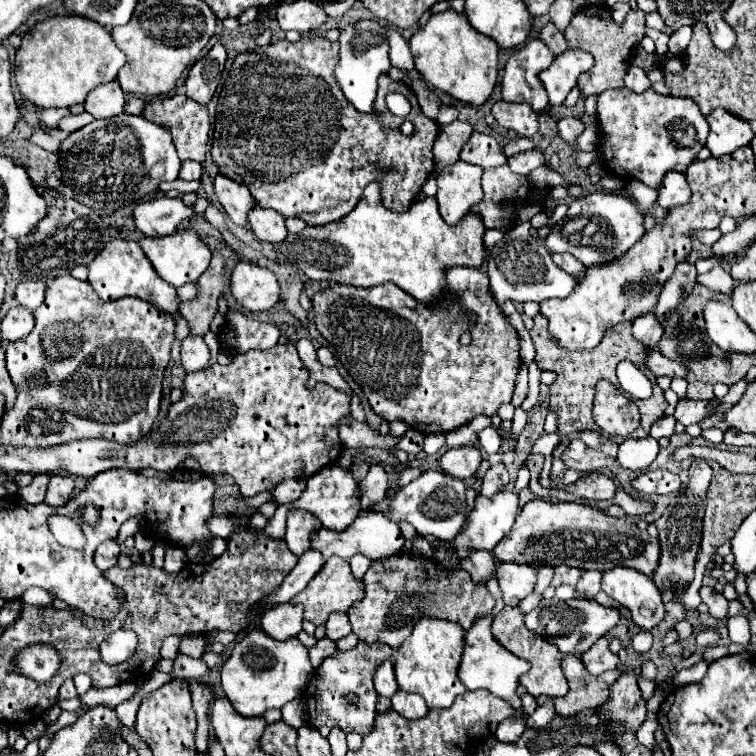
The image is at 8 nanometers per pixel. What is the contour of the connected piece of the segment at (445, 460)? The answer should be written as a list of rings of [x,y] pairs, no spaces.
[[[463,445],[457,449],[445,451],[443,457],[439,459],[439,469],[445,471],[447,475],[453,475],[459,479],[469,479],[475,475],[481,461],[483,461],[481,451],[475,445]]]

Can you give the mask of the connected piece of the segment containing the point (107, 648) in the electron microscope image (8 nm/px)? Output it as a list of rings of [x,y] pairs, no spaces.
[[[119,629],[101,643],[101,659],[107,665],[119,665],[125,659],[129,659],[129,655],[133,655],[135,647],[137,647],[137,635],[133,635],[133,631]]]

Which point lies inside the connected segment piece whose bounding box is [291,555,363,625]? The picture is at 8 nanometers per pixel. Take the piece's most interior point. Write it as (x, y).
(332, 589)

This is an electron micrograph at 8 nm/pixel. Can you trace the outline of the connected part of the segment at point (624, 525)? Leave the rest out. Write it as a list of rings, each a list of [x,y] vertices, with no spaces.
[[[533,499],[525,503],[517,515],[513,531],[501,539],[491,551],[501,563],[517,563],[539,567],[573,565],[579,569],[609,571],[615,567],[631,567],[645,575],[653,575],[659,563],[659,541],[641,531],[627,519],[607,517],[603,511],[583,503],[559,503]]]

